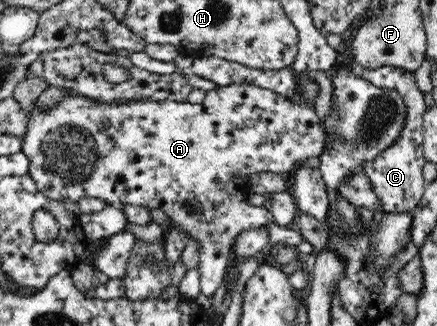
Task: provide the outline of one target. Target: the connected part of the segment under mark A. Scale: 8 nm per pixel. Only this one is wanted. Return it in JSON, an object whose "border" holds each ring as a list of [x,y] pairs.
{"border":[[[310,81],[309,85],[305,88],[305,95],[309,101],[306,105],[293,105],[288,102],[288,99],[282,95],[271,91],[270,89],[263,89],[258,85],[253,85],[252,82],[236,82],[230,85],[216,86],[207,92],[206,97],[202,103],[189,103],[189,102],[137,102],[130,104],[112,104],[103,105],[98,102],[86,100],[86,98],[68,98],[62,100],[55,108],[52,108],[47,114],[42,114],[38,111],[33,113],[28,125],[28,133],[21,142],[22,151],[24,155],[28,156],[30,160],[30,171],[28,174],[36,180],[36,186],[40,192],[44,193],[47,198],[51,200],[64,200],[78,201],[81,197],[90,196],[95,198],[104,198],[109,205],[121,205],[122,203],[135,203],[150,209],[151,207],[161,207],[170,217],[171,225],[180,226],[184,228],[190,238],[196,238],[202,242],[202,249],[200,249],[200,263],[198,268],[202,272],[200,277],[201,293],[206,295],[210,300],[220,285],[224,283],[224,277],[227,273],[227,261],[229,260],[229,249],[232,241],[236,235],[240,235],[243,231],[248,229],[258,229],[261,225],[273,223],[273,215],[270,210],[264,207],[254,207],[247,202],[248,177],[256,173],[274,172],[284,173],[290,171],[294,165],[302,163],[307,157],[318,156],[323,150],[325,144],[325,133],[323,124],[320,117],[315,112],[314,104],[317,102],[318,97],[318,84],[315,81]]]}

